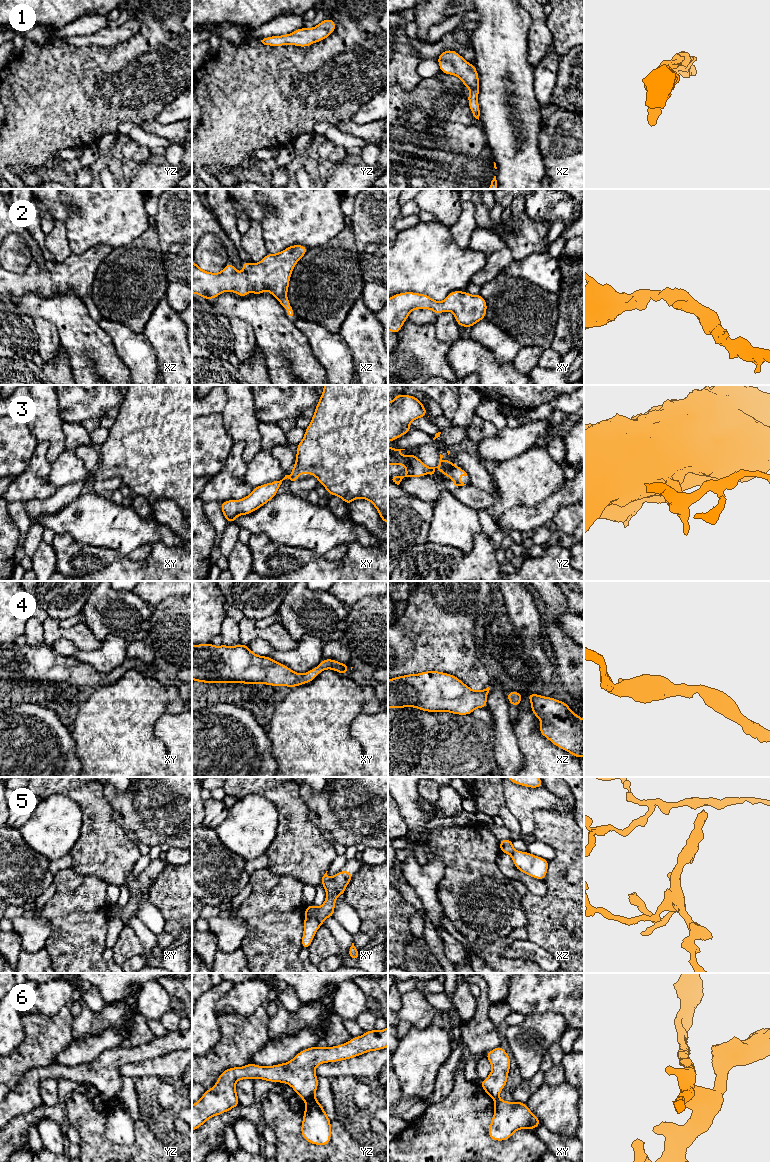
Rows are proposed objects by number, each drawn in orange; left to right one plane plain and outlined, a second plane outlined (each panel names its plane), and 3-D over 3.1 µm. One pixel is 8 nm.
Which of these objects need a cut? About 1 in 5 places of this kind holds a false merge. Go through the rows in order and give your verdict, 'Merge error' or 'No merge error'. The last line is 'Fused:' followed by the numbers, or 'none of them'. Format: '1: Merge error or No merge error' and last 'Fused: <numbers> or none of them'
1: No merge error
2: No merge error
3: No merge error
4: No merge error
5: Merge error
6: Merge error
Fused: 5, 6

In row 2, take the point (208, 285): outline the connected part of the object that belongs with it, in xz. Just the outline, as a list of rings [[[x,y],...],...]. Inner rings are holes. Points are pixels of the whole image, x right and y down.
[[[296,244],[276,254],[268,253],[259,263],[242,262],[243,273],[239,273],[231,263],[219,273],[207,272],[193,260],[192,293],[208,301],[223,292],[234,292],[240,297],[248,297],[249,291],[255,296],[269,291],[288,315],[293,316],[287,298],[289,281],[295,265],[308,250],[307,247]]]

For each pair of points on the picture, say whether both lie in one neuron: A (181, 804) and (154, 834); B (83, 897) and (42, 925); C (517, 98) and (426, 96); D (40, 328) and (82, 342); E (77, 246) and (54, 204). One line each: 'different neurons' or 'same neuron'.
A: same neuron
B: different neurons
C: different neurons
D: different neurons
E: different neurons

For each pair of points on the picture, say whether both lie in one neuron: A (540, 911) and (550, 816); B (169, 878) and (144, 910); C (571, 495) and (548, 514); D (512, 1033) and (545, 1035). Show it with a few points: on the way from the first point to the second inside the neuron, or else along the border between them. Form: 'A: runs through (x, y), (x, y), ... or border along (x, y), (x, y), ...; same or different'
A: runs through (560, 887), (562, 840); same
B: border along (148, 895), (149, 901), (160, 912), (164, 921); different
C: runs through (565, 496), (552, 508); same
D: runs through (520, 1035), (537, 1035); same

